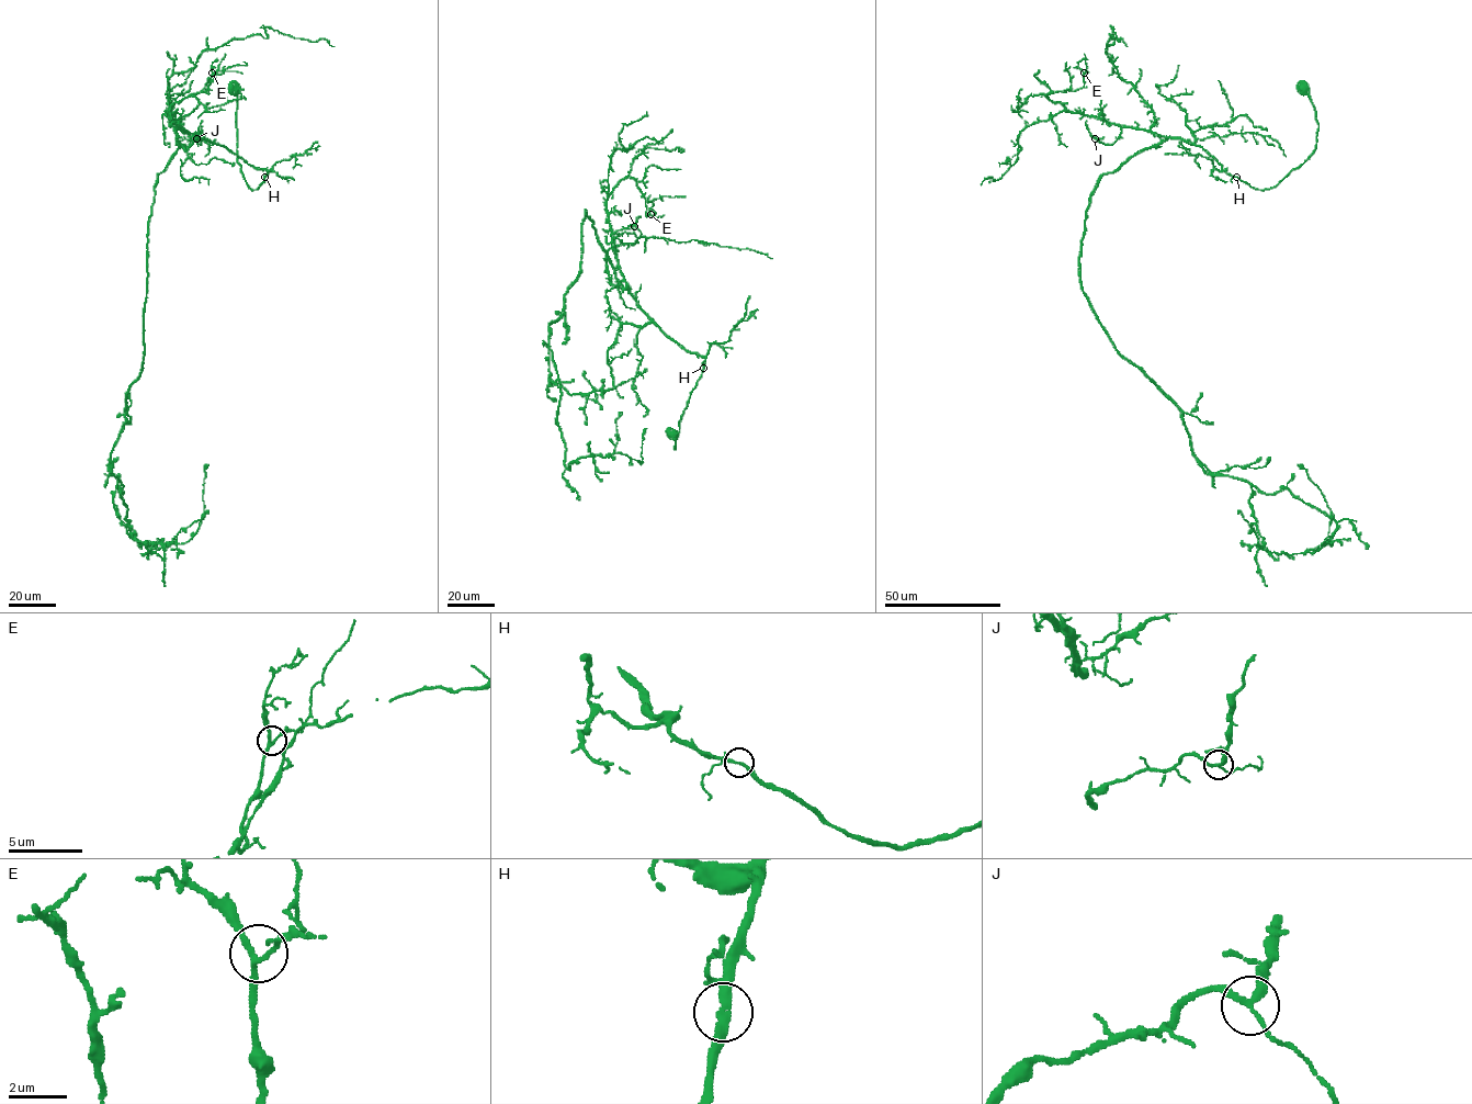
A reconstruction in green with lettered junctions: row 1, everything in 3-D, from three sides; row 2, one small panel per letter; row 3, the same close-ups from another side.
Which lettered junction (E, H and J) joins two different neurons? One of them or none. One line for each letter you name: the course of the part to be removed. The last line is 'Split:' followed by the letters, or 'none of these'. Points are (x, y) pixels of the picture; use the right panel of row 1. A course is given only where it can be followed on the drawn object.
Split: none of these

